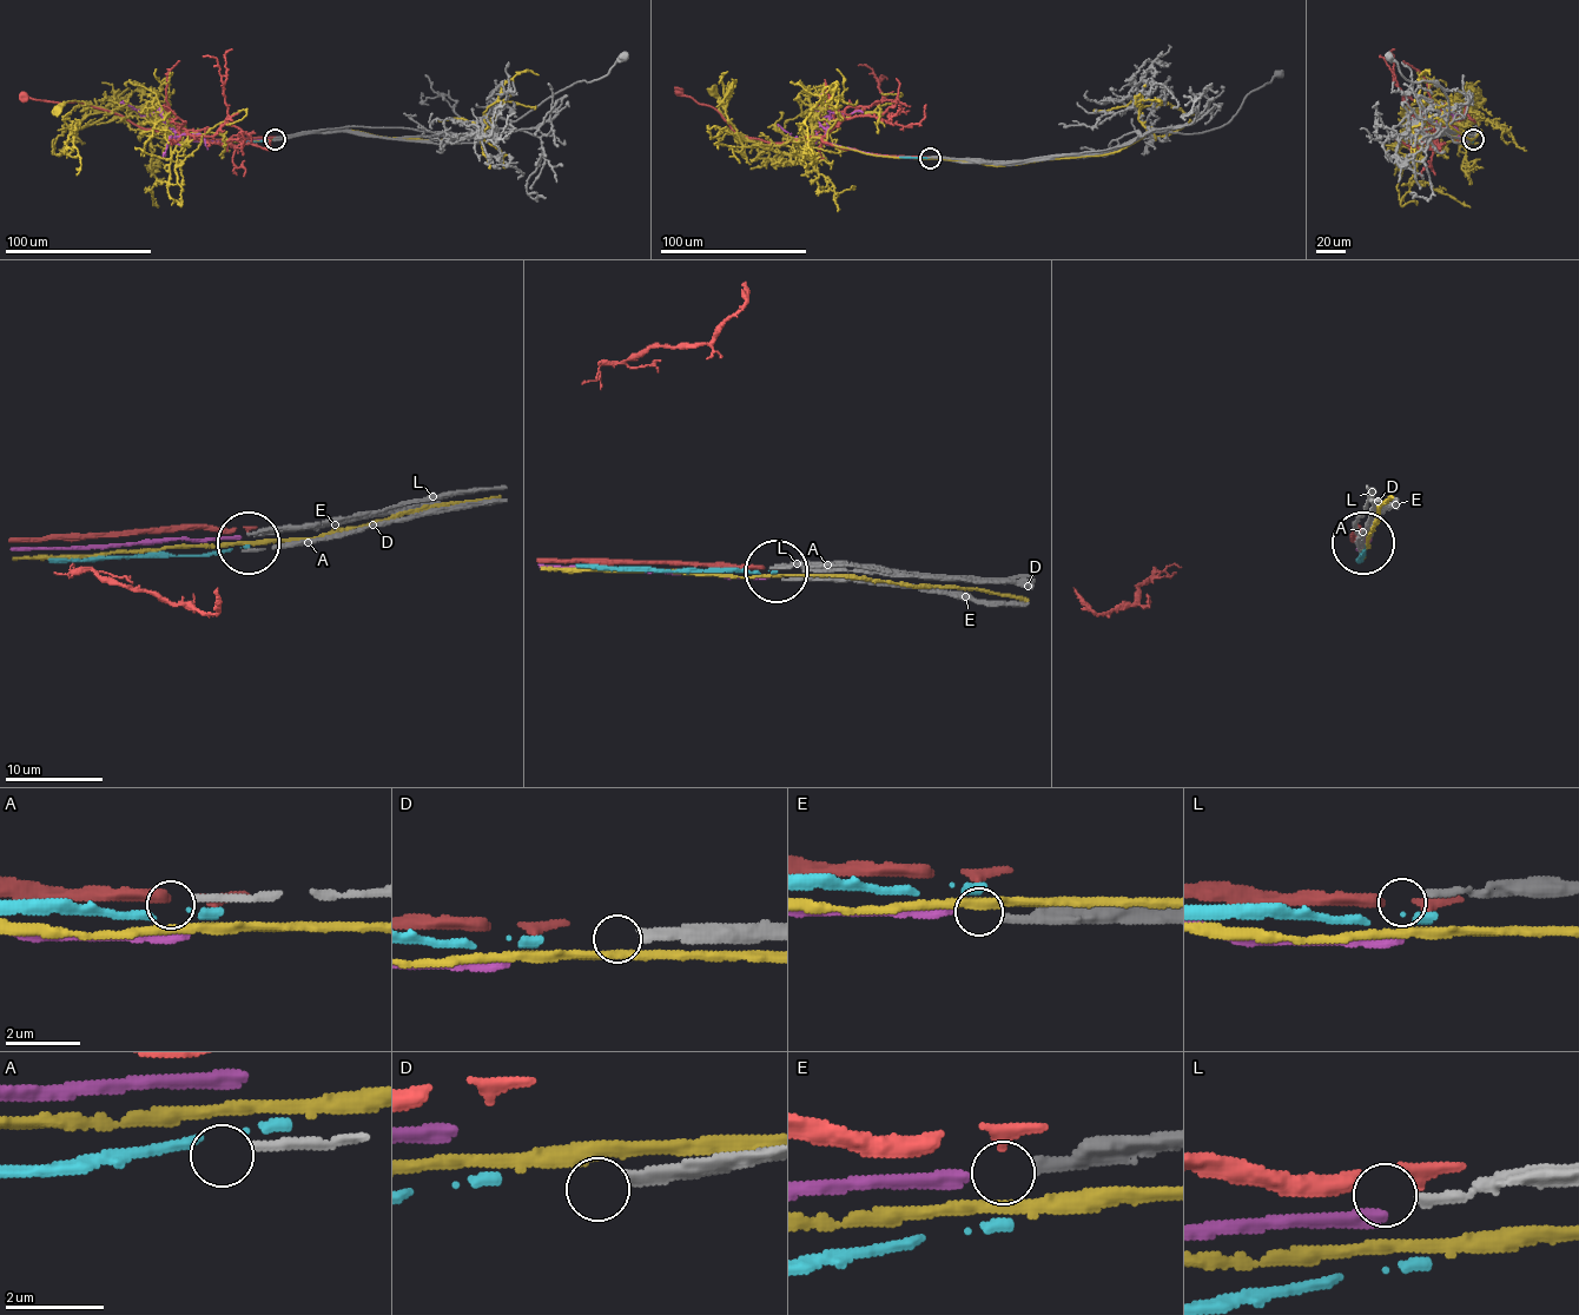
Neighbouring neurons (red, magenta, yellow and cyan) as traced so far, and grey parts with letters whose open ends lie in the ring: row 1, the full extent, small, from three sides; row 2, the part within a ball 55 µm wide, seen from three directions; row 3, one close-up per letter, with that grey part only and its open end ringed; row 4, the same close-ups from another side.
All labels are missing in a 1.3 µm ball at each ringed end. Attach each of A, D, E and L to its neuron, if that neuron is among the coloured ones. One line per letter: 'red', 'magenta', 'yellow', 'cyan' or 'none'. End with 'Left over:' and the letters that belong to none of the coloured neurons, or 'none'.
A: none
D: none
E: none
L: none
Left over: A, D, E, L

